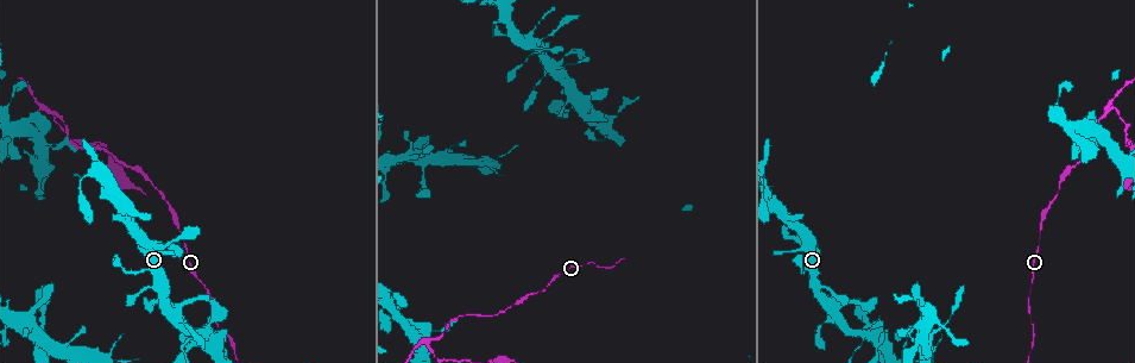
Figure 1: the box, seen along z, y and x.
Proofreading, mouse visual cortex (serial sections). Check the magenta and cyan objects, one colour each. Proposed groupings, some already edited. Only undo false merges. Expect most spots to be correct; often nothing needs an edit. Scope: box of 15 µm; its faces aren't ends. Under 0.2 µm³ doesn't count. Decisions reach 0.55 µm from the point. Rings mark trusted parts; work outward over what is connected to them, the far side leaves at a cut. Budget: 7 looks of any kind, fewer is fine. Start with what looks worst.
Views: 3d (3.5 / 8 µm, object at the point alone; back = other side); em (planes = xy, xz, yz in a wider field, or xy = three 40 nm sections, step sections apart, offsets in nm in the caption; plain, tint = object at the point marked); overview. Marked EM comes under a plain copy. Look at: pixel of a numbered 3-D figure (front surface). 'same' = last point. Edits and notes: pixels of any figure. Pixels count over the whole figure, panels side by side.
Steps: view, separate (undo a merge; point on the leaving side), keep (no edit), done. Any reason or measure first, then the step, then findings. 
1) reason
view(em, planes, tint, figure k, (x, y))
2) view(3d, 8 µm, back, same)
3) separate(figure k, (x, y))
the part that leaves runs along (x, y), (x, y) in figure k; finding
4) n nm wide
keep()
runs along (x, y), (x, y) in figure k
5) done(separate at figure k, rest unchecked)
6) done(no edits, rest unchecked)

sharp bend
view(3d, 3.5 µm, figure 1, (577, 106))

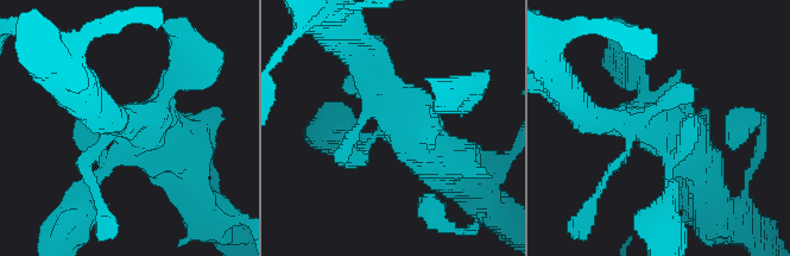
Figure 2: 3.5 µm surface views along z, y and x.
view(em, xy, step 3, tint, figure 2, (131, 120))

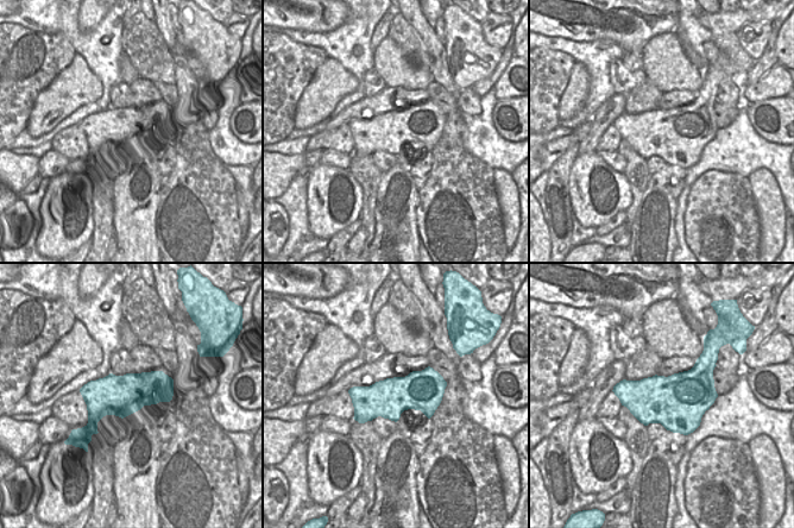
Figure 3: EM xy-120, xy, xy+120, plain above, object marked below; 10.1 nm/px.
keep()
all the same cell

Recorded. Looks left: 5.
thin neck
view(3d, 3.5 µm, figure 1, (562, 273))

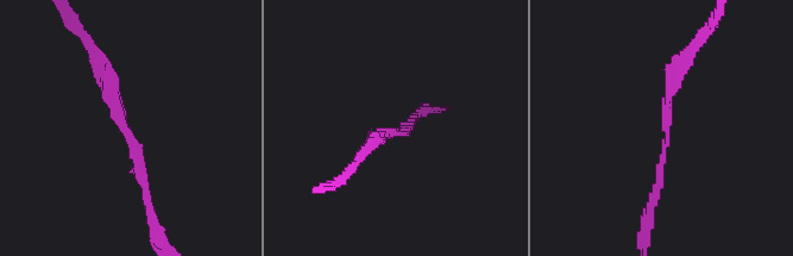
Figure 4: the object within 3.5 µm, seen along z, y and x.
now the EM
view(em, xy, step 5, tint, figure 4, (400, 131))

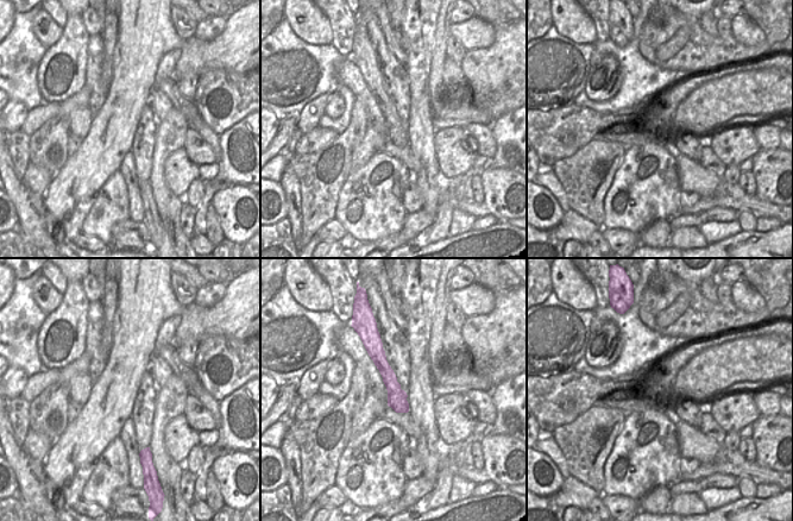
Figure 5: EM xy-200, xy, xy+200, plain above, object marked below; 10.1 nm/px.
keep()
runs along (153, 219), (106, 73) in figure 4; one cell here

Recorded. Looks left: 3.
a narrow waist
view(3d, 3.5 µm, figure 1, (206, 287))

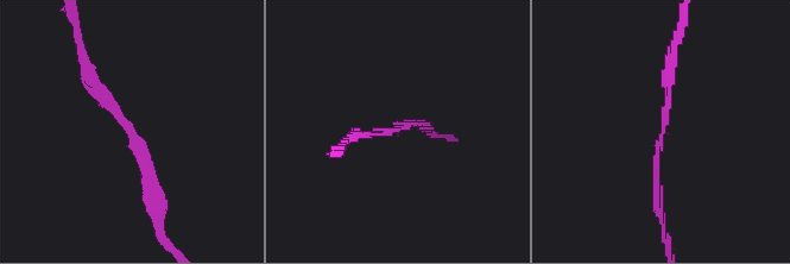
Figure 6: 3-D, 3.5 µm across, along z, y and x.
view(em, xy, step 2, tint, figure 6, (665, 130))

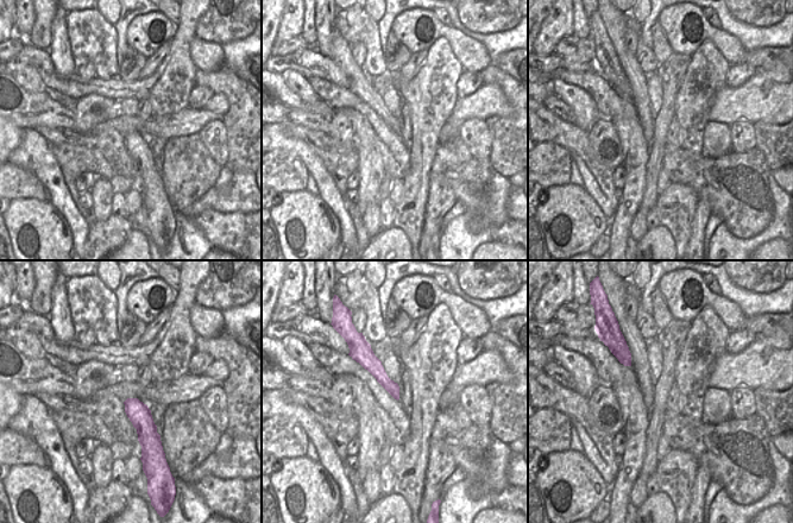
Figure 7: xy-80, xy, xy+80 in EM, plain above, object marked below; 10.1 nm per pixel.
keep()
runs along (84, 64), (143, 151), (150, 199) in figure 6; all the same cell

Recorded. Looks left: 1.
done(no edits, rest unchecked)

